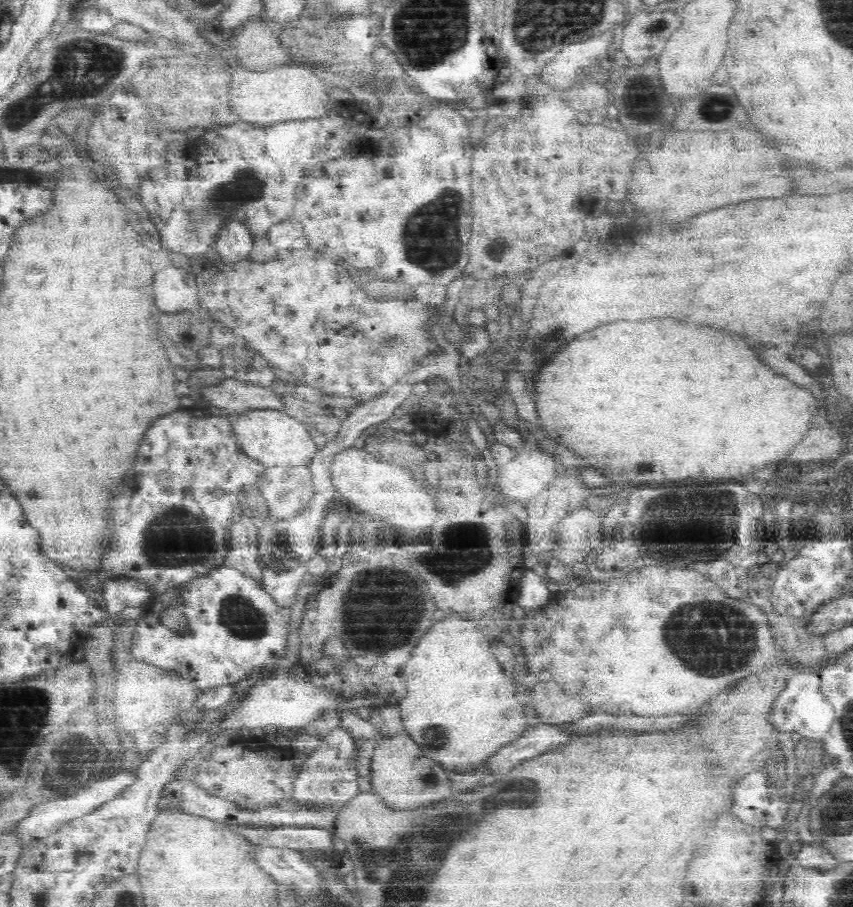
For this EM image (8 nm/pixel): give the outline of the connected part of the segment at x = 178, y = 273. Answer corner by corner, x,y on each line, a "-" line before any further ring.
168,266
154,276
156,306
164,312
194,308
198,303
196,280
190,272
178,266

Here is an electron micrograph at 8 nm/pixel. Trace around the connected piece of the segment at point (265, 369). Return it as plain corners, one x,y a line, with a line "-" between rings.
239,340
230,346
220,346
220,368
228,378
252,383
260,387
271,388
278,380
276,367
263,354
252,350

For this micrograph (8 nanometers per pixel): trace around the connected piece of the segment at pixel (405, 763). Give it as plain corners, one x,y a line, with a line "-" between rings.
405,729
394,736
380,737
373,751
371,771
374,793
380,795
384,803
396,810
429,804
456,792
448,779
448,770
439,762
428,758

